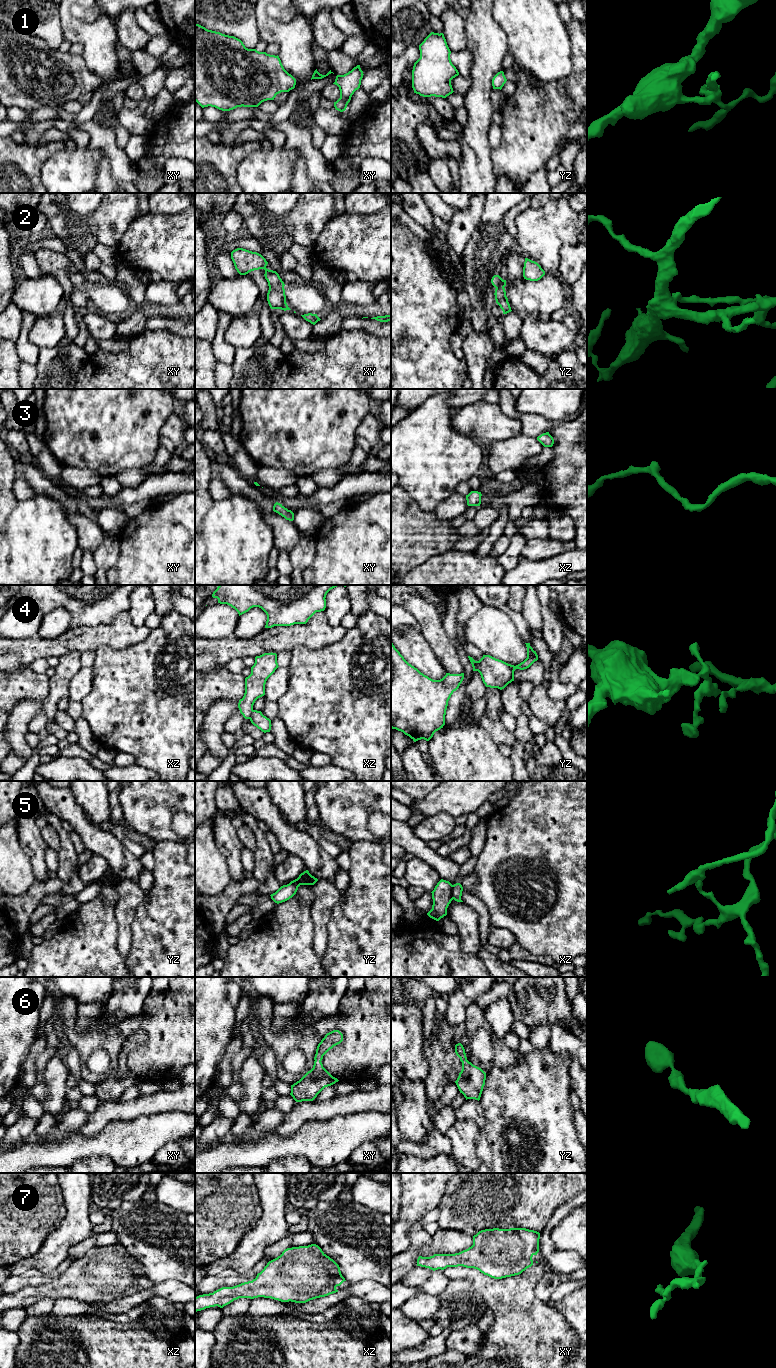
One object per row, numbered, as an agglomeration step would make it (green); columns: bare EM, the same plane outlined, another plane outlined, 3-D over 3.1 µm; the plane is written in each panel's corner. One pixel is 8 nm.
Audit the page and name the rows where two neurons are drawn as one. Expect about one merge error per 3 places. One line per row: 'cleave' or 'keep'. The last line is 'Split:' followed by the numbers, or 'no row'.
1: keep
2: cleave
3: keep
4: cleave
5: cleave
6: keep
7: keep
Split: 2, 4, 5

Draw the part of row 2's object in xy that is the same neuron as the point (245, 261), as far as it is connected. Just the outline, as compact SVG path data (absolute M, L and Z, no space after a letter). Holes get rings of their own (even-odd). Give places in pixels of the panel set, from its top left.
M237 248L231 252L231 259L235 269L240 275L246 275L254 270L264 269L264 276L268 282L269 288L277 289L285 286L276 271L266 268L268 262L261 254L243 248Z

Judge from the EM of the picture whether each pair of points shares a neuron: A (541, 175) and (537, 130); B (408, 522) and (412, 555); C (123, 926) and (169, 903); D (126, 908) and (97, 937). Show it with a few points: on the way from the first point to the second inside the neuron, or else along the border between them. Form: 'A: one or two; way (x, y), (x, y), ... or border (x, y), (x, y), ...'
A: two; border (544, 166), (525, 182)
B: one; way (408, 530), (408, 547)
C: two; border (142, 901), (131, 923), (131, 946)
D: two; border (119, 896), (115, 907), (116, 942)

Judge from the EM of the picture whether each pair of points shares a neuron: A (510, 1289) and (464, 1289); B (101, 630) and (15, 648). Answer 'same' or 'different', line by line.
A: different
B: same

